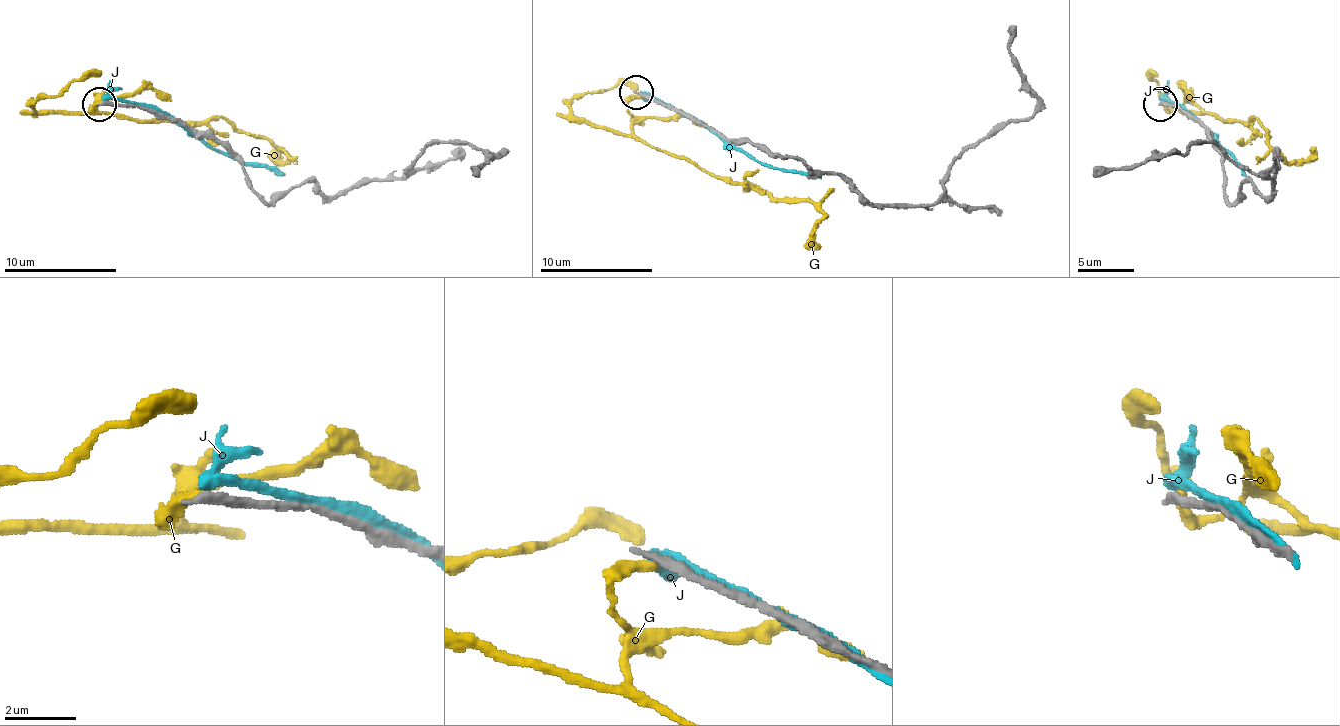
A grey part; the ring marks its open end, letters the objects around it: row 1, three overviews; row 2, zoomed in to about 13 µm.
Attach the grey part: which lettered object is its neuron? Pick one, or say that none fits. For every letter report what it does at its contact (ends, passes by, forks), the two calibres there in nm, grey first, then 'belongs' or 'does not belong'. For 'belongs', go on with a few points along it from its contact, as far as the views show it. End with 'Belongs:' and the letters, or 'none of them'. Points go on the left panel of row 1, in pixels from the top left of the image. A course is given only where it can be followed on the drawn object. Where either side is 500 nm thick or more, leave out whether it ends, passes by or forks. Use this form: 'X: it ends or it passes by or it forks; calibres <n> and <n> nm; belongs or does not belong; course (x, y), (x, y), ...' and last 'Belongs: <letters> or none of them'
G: it ends; calibres 280 and 320 nm; does not belong
J: it passes by; calibres 280 and 280 nm; does not belong
Belongs: none of them

